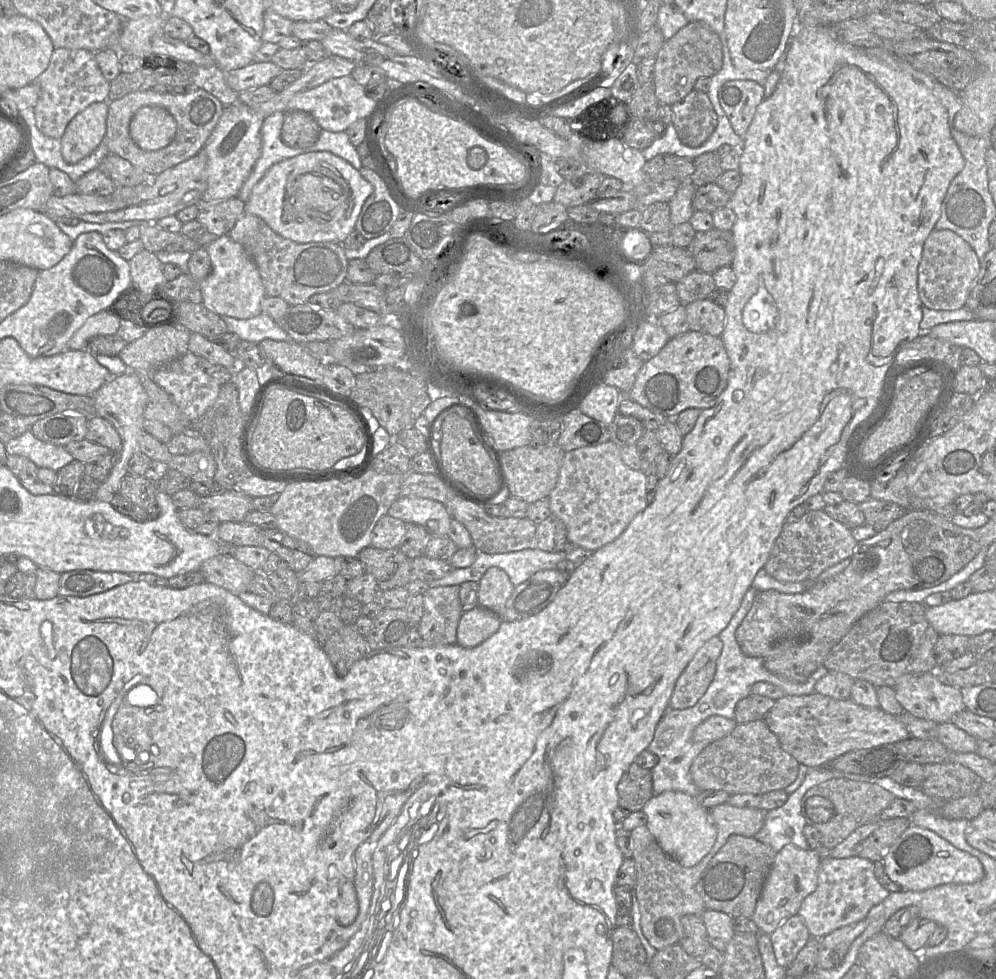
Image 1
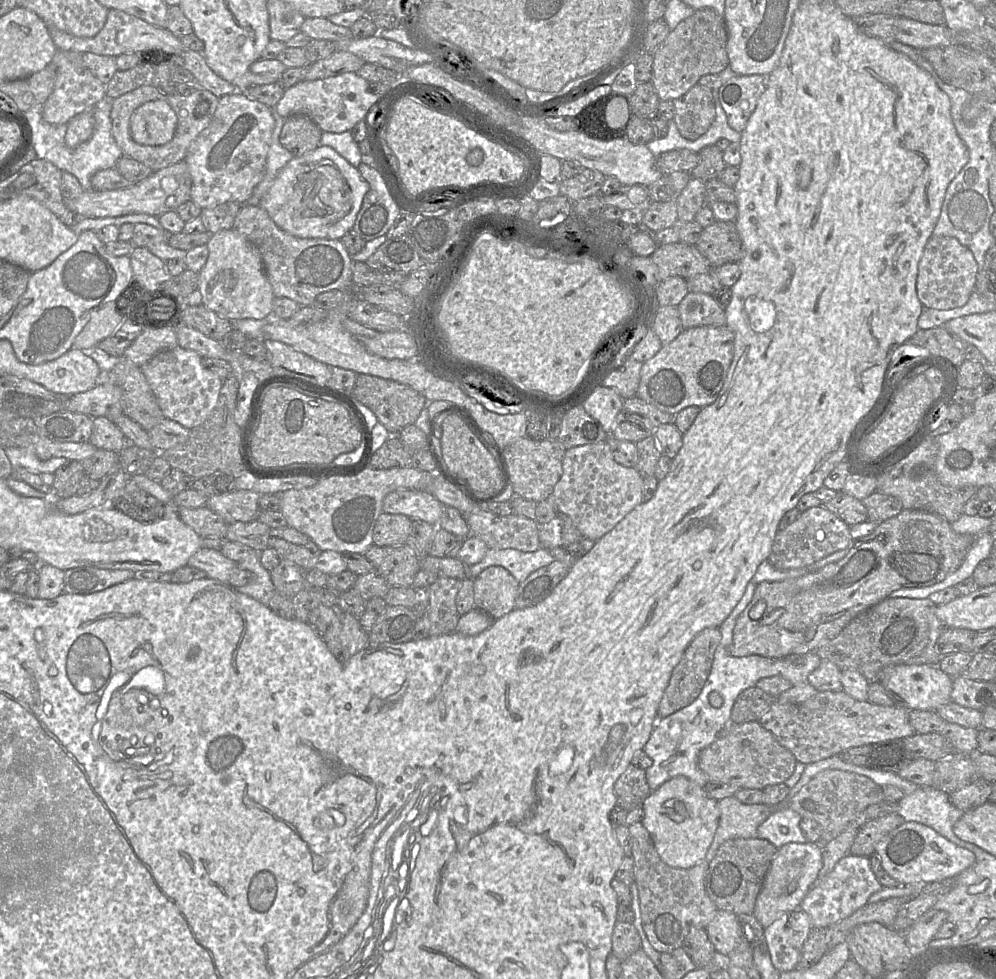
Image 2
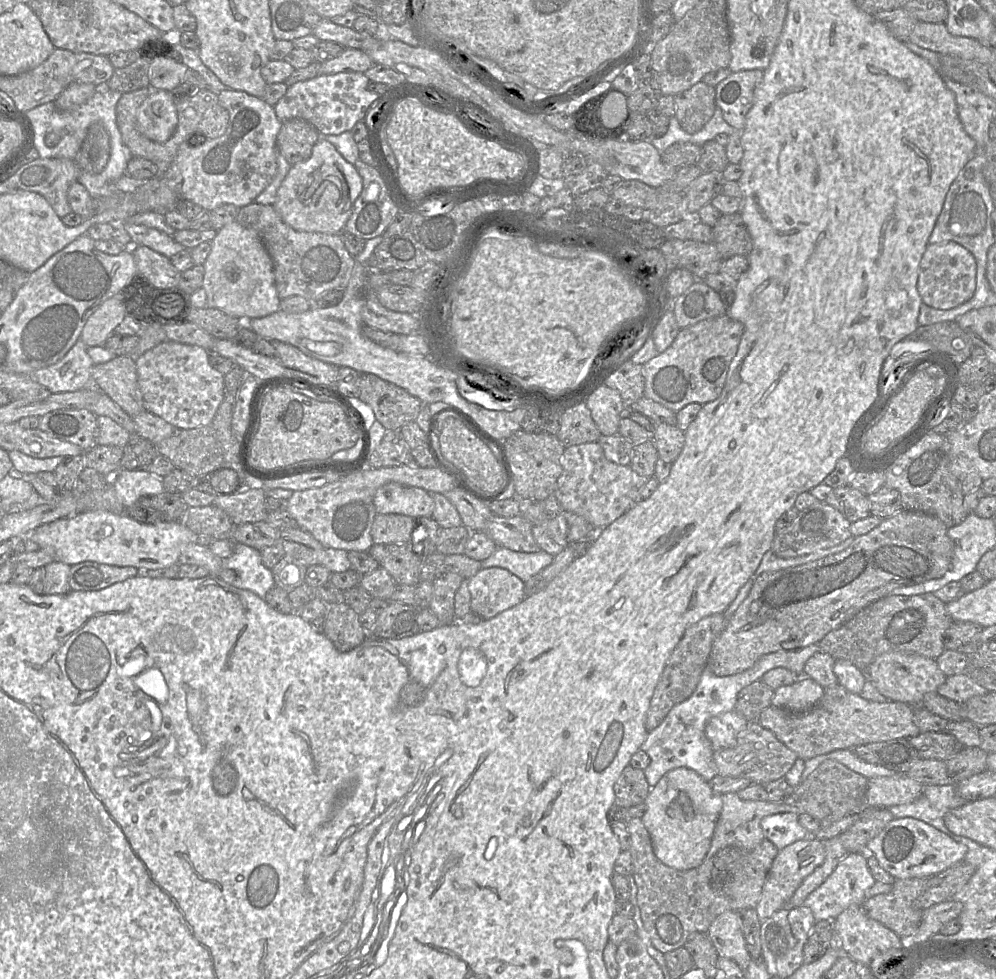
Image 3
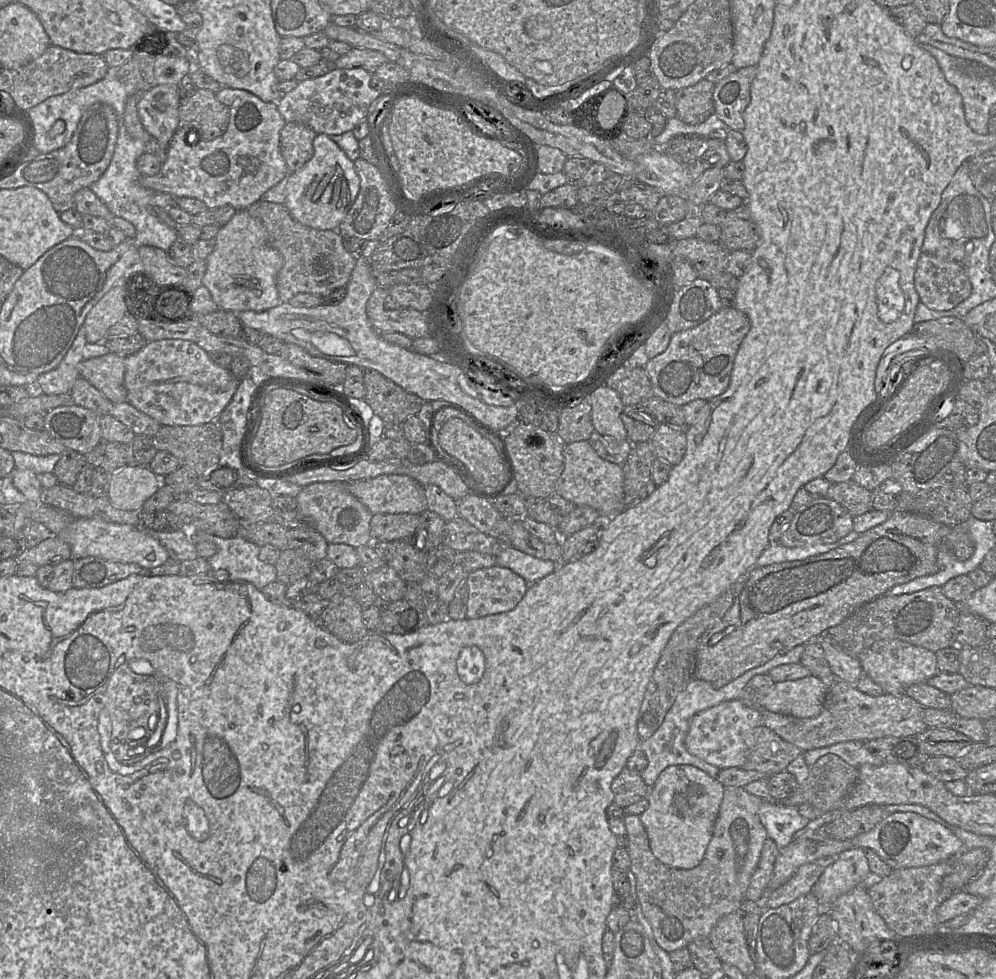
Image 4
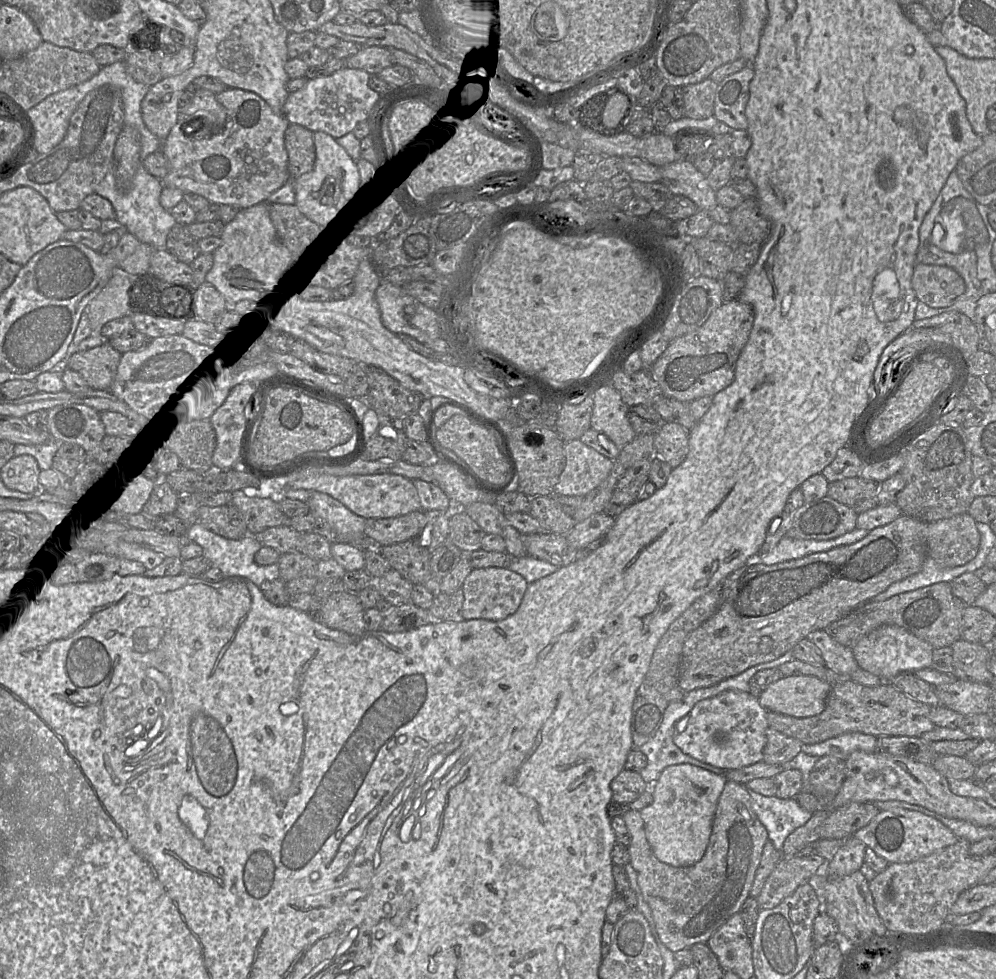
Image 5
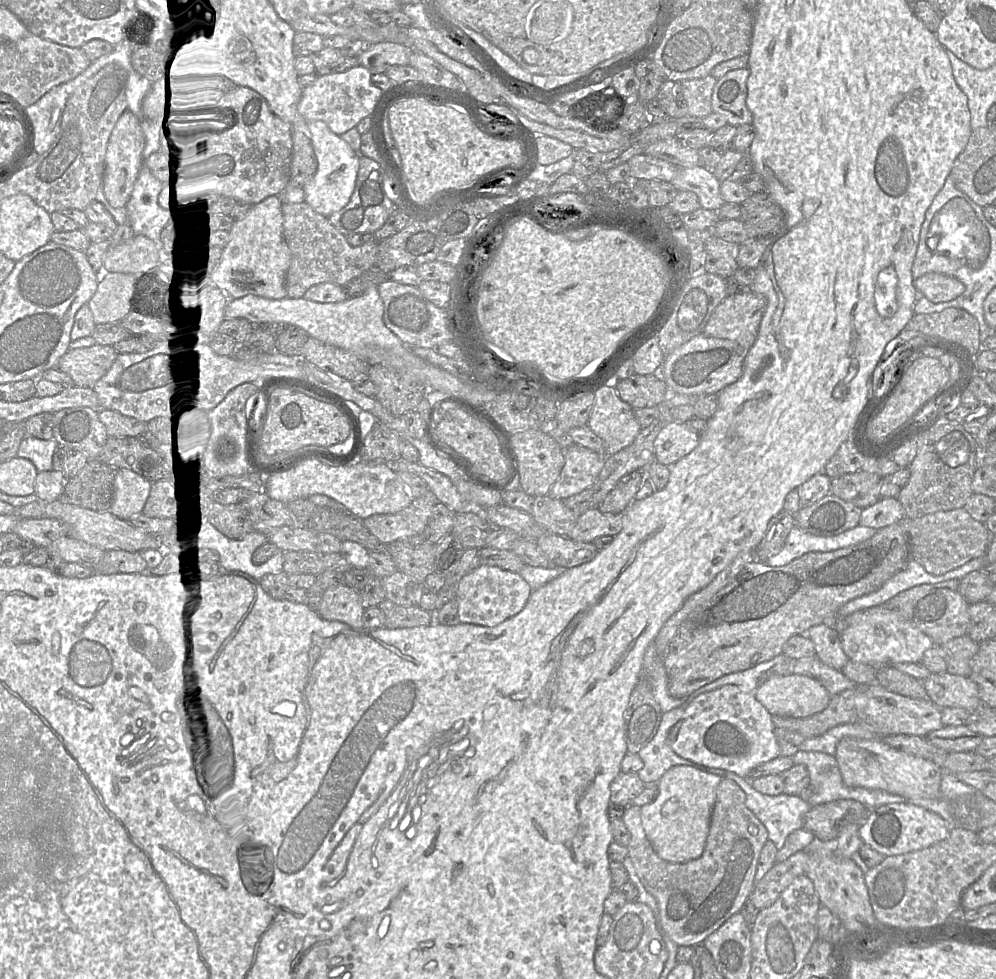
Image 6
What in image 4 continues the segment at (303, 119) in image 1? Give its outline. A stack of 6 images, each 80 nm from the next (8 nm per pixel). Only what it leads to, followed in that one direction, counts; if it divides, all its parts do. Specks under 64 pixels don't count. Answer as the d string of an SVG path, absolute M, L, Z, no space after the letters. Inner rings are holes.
M286 122L280 132L280 151L290 173L302 168L312 158L316 135L317 133L307 125Z

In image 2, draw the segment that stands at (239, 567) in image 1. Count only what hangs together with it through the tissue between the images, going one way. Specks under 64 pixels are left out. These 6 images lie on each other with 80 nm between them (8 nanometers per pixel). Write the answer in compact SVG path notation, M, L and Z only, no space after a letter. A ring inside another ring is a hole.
M202 547L193 554L187 563L207 573L207 577L228 583L237 563L224 556L219 550Z

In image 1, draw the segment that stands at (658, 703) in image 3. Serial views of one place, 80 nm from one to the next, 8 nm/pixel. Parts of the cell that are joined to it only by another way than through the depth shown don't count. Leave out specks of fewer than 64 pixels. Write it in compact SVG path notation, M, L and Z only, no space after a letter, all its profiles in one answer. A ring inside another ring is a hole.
M718 636L707 640L676 681L668 709L693 707L711 684L723 643Z

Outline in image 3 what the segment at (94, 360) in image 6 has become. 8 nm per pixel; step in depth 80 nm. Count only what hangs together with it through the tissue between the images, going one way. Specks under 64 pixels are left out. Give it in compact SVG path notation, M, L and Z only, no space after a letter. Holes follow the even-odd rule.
M116 356L106 363L95 365L92 385L132 418L145 411L134 356Z

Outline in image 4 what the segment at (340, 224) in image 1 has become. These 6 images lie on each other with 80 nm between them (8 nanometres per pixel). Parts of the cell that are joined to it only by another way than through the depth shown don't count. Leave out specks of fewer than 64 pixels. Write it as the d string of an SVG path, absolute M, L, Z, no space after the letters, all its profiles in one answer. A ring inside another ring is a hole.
M317 133L313 148L312 158L290 174L284 205L292 217L303 225L320 230L336 230L358 195L360 178L354 162L329 135Z

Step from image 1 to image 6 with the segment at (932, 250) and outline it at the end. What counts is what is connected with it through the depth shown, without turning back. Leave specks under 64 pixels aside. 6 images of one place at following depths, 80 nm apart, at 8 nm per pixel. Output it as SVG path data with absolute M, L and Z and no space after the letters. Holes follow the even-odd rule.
M940 273L924 274L914 280L914 286L919 295L933 303L951 301L965 291L965 285L960 280Z

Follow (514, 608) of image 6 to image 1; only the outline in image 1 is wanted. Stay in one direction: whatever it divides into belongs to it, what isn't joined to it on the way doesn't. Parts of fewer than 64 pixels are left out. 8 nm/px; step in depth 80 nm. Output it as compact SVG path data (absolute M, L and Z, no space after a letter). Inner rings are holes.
M490 567L478 582L478 606L502 615L515 586L508 574L498 567Z

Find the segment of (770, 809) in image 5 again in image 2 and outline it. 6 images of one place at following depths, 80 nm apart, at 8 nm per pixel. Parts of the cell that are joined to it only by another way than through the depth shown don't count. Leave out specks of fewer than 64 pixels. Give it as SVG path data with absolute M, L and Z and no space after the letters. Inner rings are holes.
M776 807L776 811L758 827L758 838L768 840L777 849L791 842L807 843L809 840L800 828L801 820L802 817L792 809L788 807Z

